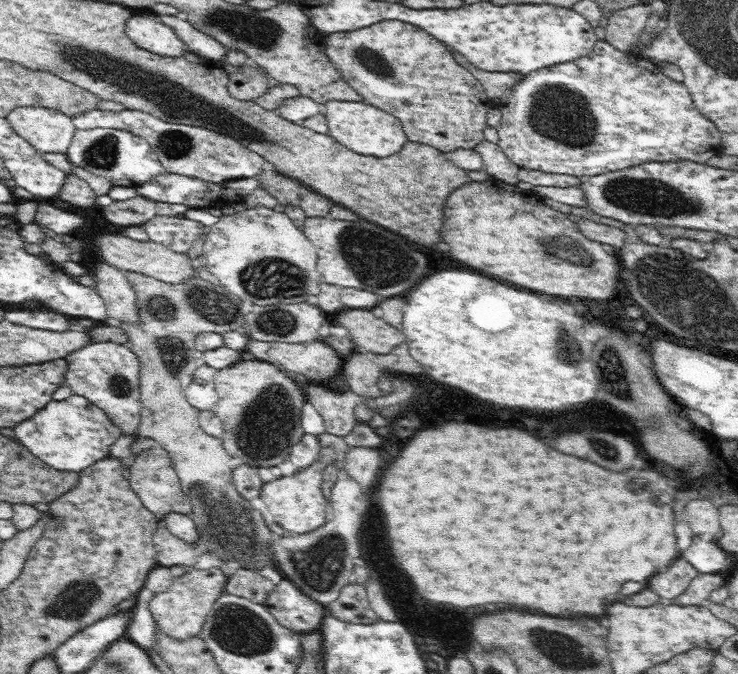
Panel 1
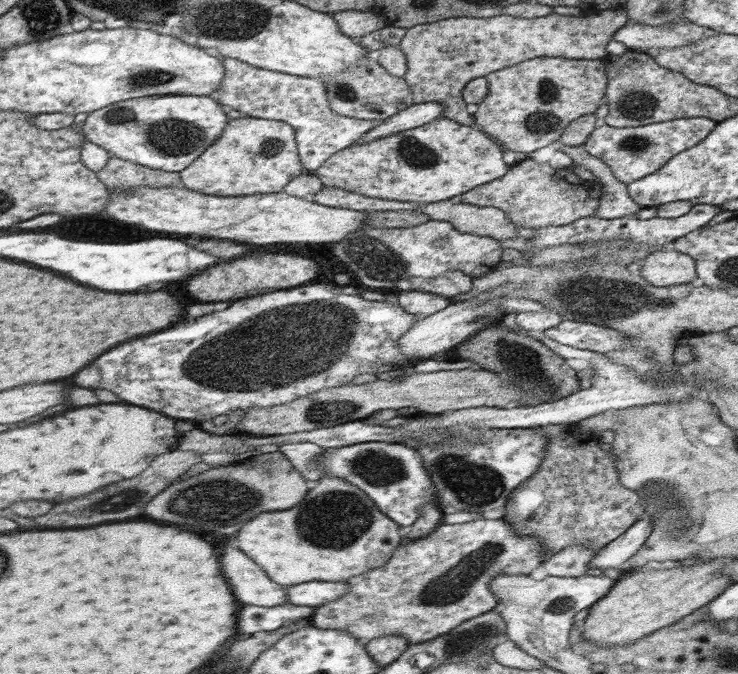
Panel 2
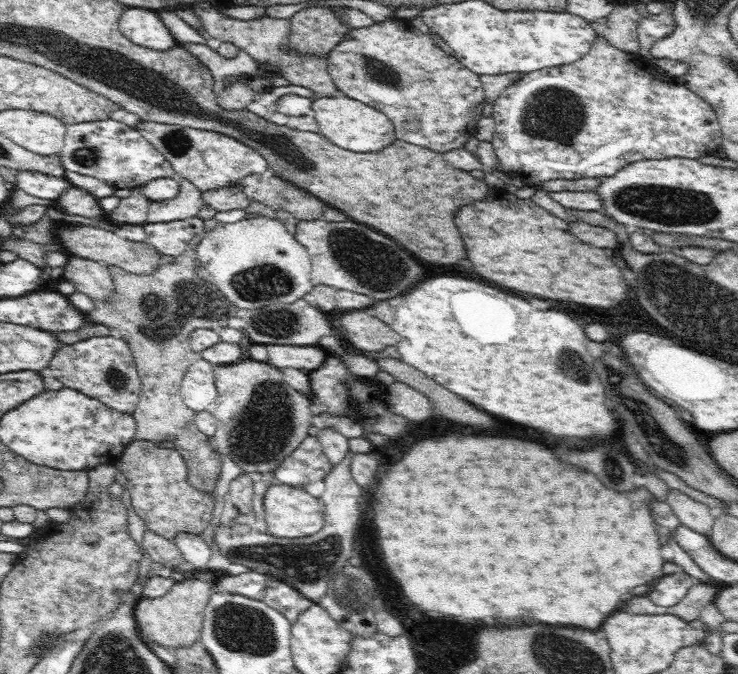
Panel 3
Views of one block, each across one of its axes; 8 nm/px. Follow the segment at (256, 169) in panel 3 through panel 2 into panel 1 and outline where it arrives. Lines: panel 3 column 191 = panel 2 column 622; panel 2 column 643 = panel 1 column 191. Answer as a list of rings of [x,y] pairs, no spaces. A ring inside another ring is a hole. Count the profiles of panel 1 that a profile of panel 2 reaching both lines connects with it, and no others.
[[[96,107],[88,112],[76,113],[72,120],[77,130],[114,128],[131,132],[148,142],[168,173],[196,177],[204,181],[219,183],[254,177],[265,161],[264,157],[248,149],[238,139],[199,126],[172,124],[141,110],[124,107],[122,110],[109,111]]]

